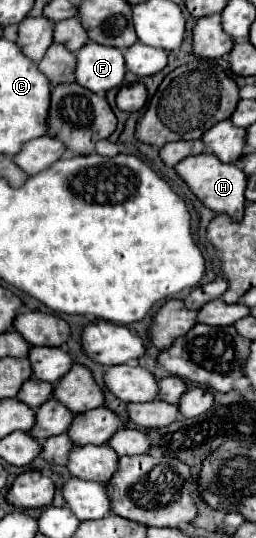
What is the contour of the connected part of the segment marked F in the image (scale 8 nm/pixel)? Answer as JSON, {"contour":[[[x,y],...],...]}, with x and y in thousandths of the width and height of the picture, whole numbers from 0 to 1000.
{"contour":[[[340,80],[301,99],[301,154],[371,173],[418,173],[465,162],[488,136],[480,95],[457,87]]]}

